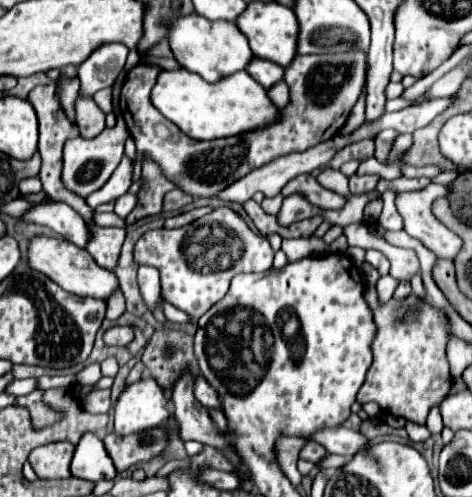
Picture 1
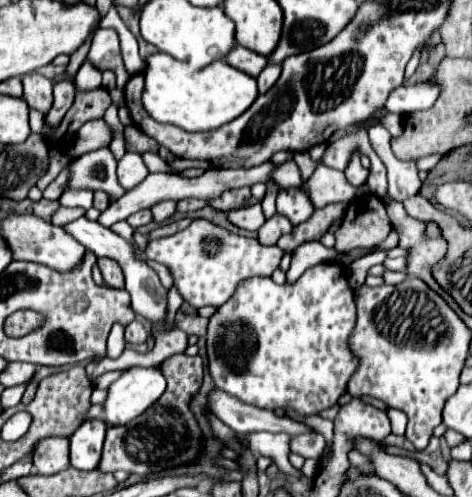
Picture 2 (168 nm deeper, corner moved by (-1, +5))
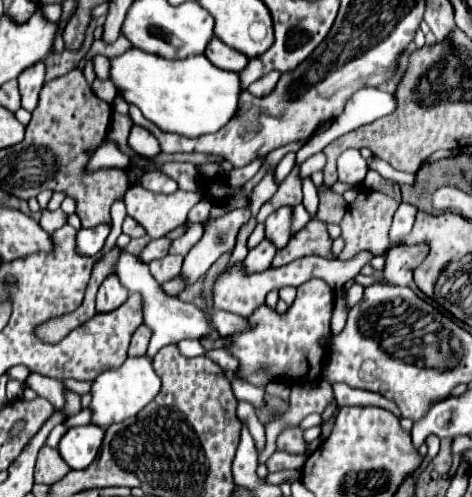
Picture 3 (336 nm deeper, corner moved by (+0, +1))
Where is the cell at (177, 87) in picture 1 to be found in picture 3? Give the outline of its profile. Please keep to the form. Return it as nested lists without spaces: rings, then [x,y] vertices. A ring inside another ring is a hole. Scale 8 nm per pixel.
[[[137,48],[111,58],[111,80],[115,82],[117,92],[129,104],[135,104],[147,120],[157,124],[161,130],[187,138],[221,130],[235,116],[239,96],[243,92],[239,74],[213,66],[205,56],[175,62]]]

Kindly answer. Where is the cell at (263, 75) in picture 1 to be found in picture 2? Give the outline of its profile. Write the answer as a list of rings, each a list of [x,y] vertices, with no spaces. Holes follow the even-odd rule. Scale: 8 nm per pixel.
[[[236,46],[236,50],[232,50],[232,54],[228,54],[228,58],[224,58],[224,62],[228,62],[232,68],[238,68],[254,78],[268,66],[268,58],[248,50],[244,46]]]

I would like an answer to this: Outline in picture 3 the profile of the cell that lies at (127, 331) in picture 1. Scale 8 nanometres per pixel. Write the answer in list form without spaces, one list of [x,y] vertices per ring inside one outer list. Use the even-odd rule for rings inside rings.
[[[139,326],[139,328],[135,330],[135,334],[131,336],[129,356],[145,356],[149,338],[151,338],[151,330],[147,330],[147,326]]]

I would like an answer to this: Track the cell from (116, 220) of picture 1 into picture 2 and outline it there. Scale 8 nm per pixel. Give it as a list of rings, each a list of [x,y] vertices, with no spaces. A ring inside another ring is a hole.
[[[58,208],[54,214],[52,214],[52,224],[56,224],[56,226],[64,226],[64,224],[68,224],[68,222],[74,222],[76,218],[80,218],[80,216],[84,216],[84,210],[82,208]]]

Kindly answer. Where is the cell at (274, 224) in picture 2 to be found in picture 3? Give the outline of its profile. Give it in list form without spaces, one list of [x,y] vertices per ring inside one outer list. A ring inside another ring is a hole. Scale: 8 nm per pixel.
[[[265,238],[259,246],[255,246],[255,248],[249,250],[249,254],[247,254],[247,258],[245,258],[247,272],[265,270],[267,266],[271,266],[273,256],[275,256],[275,244]]]

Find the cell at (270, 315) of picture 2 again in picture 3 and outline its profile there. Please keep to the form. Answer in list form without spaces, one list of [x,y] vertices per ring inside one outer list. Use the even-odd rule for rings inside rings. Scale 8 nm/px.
[[[311,278],[309,282],[297,288],[295,302],[287,308],[285,314],[261,304],[251,316],[247,316],[249,328],[225,336],[229,342],[225,350],[237,358],[239,368],[231,372],[235,378],[241,378],[253,386],[265,388],[273,380],[297,380],[297,382],[317,382],[321,378],[327,346],[323,344],[325,336],[331,336],[331,316],[335,308],[335,294],[327,282],[321,278]]]

